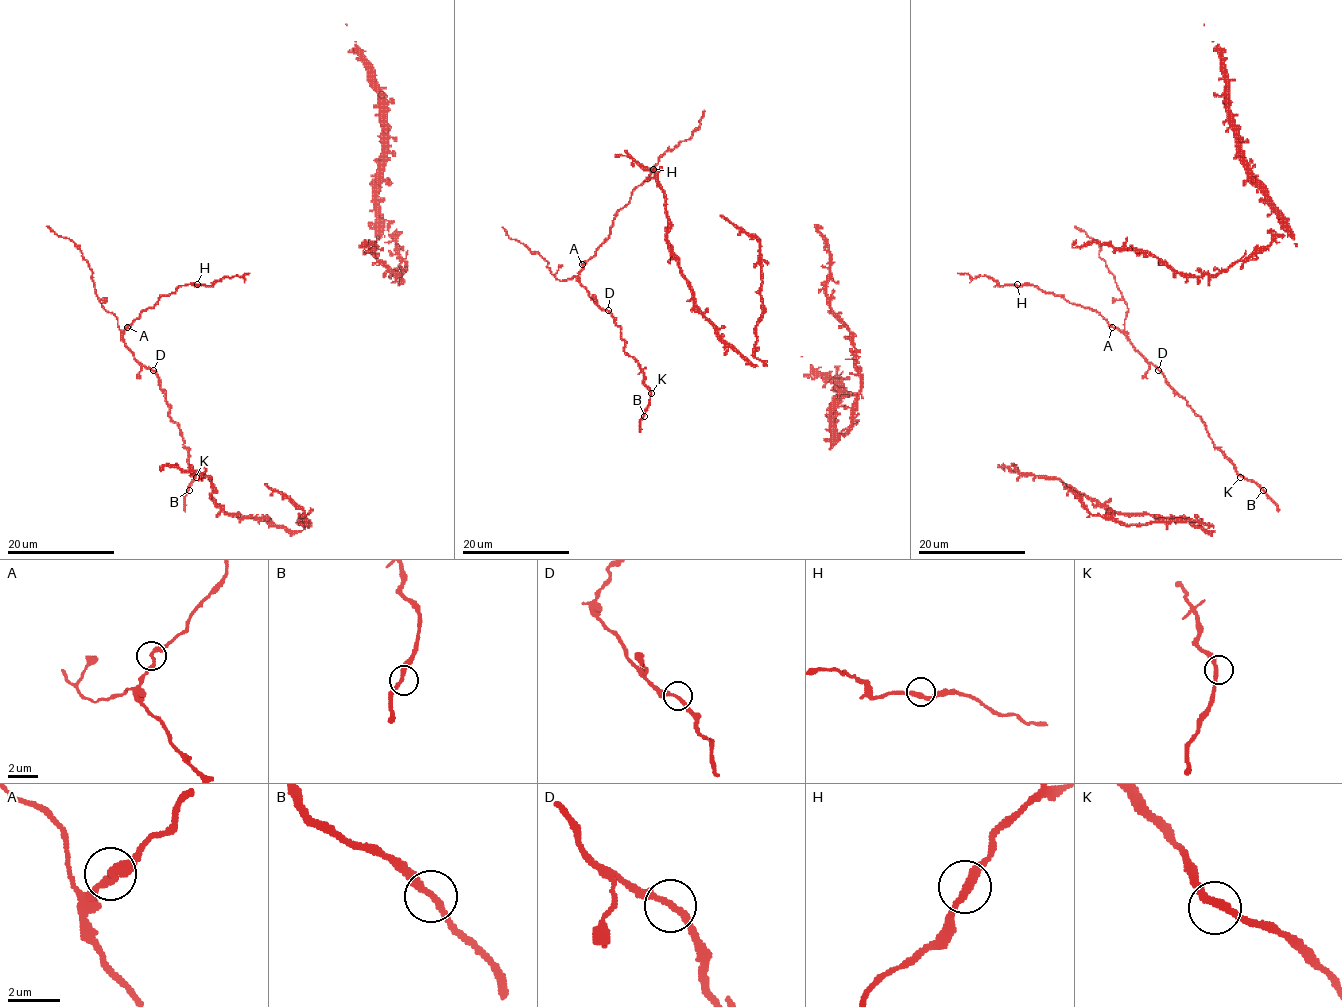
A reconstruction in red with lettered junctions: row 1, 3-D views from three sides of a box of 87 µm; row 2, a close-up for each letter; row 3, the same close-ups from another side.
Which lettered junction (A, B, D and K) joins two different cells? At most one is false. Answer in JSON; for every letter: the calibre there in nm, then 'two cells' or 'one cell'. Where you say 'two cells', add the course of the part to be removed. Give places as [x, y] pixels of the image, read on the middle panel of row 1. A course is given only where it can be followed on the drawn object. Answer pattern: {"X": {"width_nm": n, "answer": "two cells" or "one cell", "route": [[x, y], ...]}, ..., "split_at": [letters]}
{"A": {"width_nm": 280, "answer": "one cell"}, "B": {"width_nm": 280, "answer": "one cell"}, "D": {"width_nm": 240, "answer": "one cell"}, "K": {"width_nm": 280, "answer": "one cell"}, "split_at": []}

